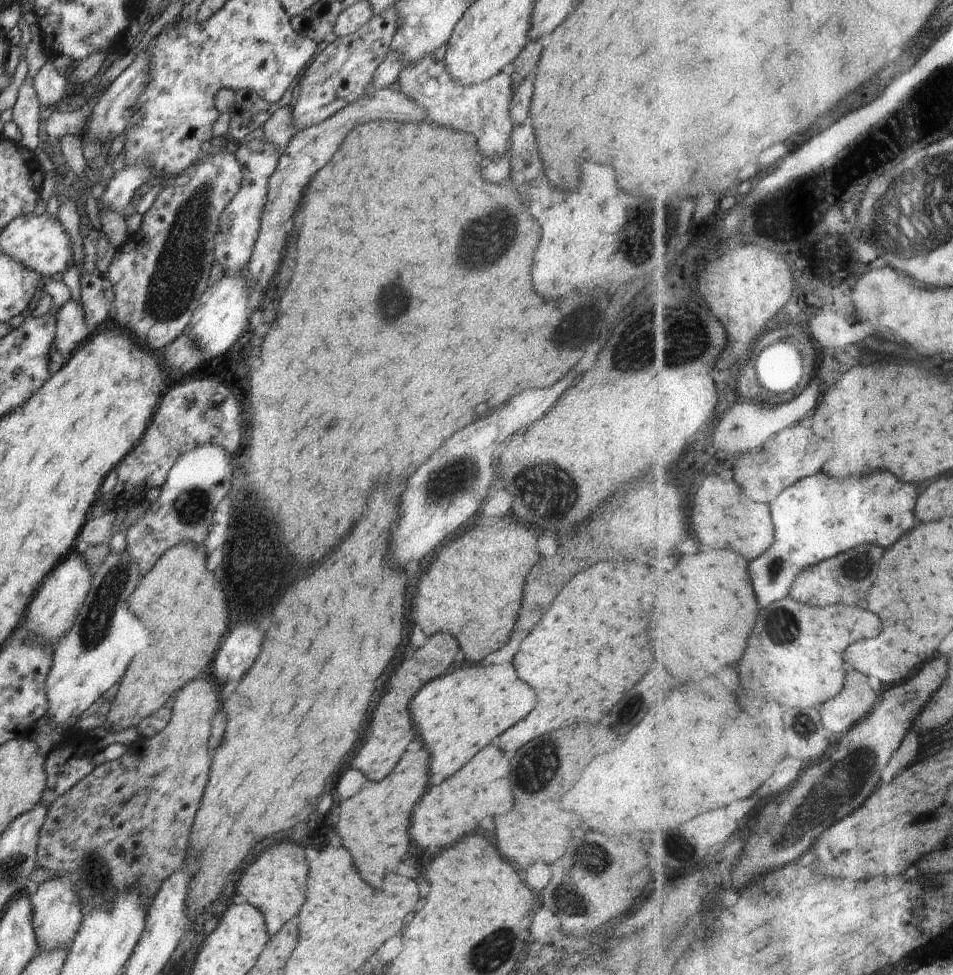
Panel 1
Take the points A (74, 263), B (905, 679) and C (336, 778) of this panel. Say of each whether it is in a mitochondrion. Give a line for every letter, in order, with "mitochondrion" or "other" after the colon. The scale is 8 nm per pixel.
A: other
B: other
C: other

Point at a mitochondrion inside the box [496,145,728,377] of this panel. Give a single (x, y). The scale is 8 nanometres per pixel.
(637, 344)

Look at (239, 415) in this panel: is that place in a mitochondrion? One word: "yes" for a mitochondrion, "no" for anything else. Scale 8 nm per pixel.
no

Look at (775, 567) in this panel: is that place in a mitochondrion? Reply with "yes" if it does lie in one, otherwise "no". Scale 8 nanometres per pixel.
yes

